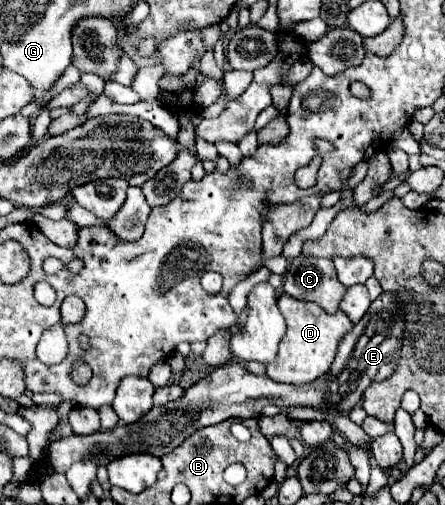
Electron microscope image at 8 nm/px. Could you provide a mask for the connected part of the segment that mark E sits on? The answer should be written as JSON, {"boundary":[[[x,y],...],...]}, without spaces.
{"boundary":[[[380,294],[368,308],[366,316],[346,334],[338,346],[336,360],[326,376],[310,384],[278,384],[268,376],[254,376],[246,372],[236,362],[224,364],[216,368],[206,378],[198,380],[190,386],[180,400],[174,404],[154,406],[148,414],[132,424],[118,424],[112,430],[102,430],[88,436],[68,436],[52,442],[48,446],[50,460],[56,472],[66,472],[74,462],[92,460],[98,466],[108,466],[112,460],[128,456],[128,454],[152,454],[164,456],[178,448],[188,436],[196,430],[218,424],[228,418],[258,418],[260,410],[266,404],[276,406],[314,406],[326,412],[348,412],[360,404],[362,392],[378,380],[384,380],[394,370],[394,360],[398,358],[398,344],[402,340],[402,312],[398,312],[398,304],[394,304],[394,296]]]}

